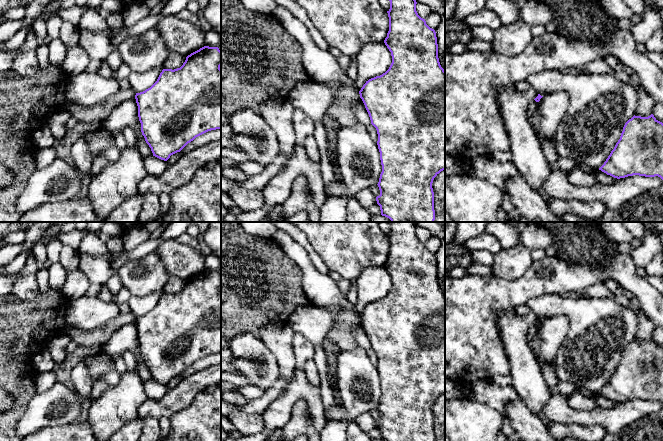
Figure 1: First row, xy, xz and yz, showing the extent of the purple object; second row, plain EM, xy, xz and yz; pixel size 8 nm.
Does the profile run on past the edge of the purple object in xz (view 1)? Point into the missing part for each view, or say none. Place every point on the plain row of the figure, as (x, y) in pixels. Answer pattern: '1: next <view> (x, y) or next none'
1: next none

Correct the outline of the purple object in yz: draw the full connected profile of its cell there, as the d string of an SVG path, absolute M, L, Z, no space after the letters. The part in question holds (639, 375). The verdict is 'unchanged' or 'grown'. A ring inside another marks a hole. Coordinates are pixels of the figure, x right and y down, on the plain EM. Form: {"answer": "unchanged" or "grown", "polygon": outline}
{"answer": "unchanged", "polygon": "M653 338L648 341L634 339L625 347L620 363L599 394L617 403L639 399L658 400L663 404L663 347Z"}

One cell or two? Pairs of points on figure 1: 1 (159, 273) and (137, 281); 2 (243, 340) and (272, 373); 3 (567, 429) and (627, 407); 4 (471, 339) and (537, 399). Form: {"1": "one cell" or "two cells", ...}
{"1": "one cell", "2": "one cell", "3": "two cells", "4": "two cells"}

